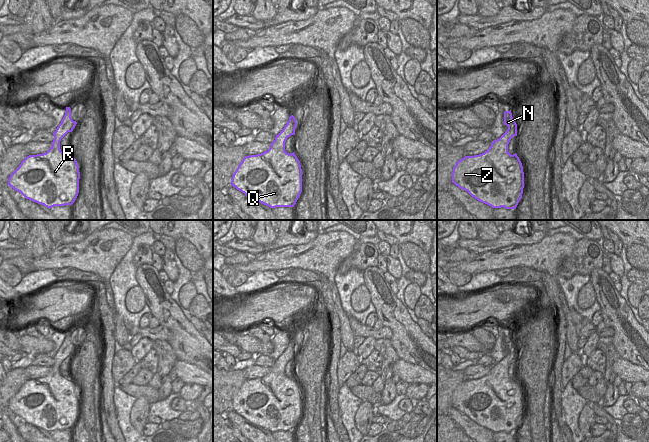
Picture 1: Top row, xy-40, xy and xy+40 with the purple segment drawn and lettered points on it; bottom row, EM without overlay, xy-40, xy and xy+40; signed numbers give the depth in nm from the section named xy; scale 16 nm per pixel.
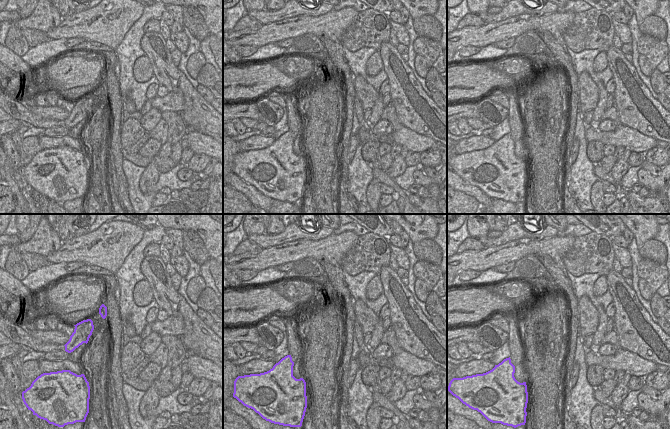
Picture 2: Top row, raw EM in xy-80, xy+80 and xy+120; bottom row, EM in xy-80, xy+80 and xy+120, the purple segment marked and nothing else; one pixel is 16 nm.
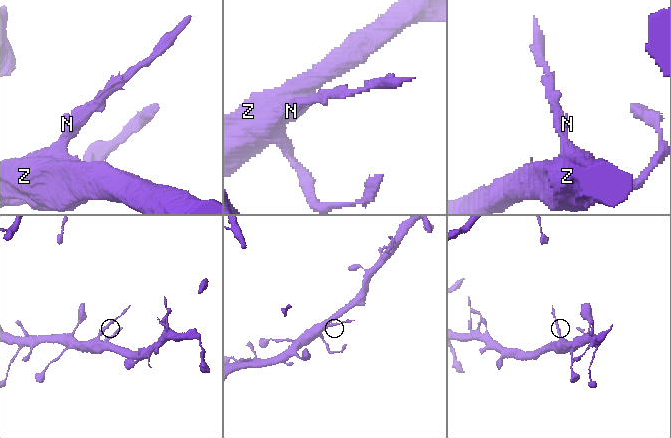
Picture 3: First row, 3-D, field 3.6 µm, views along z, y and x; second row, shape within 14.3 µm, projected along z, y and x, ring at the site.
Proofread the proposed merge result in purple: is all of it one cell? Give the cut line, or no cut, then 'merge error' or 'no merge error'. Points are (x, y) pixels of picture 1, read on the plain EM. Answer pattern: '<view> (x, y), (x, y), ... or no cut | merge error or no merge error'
xy+40 (498, 363), (506, 374) | merge error

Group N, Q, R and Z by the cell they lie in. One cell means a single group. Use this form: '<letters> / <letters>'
N / Q R Z

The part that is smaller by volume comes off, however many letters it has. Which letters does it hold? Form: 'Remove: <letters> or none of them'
Remove: N

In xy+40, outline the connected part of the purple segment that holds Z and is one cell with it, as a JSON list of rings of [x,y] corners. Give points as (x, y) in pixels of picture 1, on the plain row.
[[[494,364],[484,377],[460,383],[453,392],[452,407],[492,432],[516,433],[524,412],[523,390],[517,378],[511,379],[502,368]]]

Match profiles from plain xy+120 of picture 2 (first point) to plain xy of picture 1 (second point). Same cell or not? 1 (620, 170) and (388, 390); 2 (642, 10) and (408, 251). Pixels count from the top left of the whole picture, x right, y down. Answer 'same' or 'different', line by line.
1: same
2: different

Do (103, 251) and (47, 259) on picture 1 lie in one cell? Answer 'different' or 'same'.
same

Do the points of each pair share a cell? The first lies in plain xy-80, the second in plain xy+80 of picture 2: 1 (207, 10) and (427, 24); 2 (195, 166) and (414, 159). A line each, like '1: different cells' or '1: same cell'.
1: different cells
2: different cells

